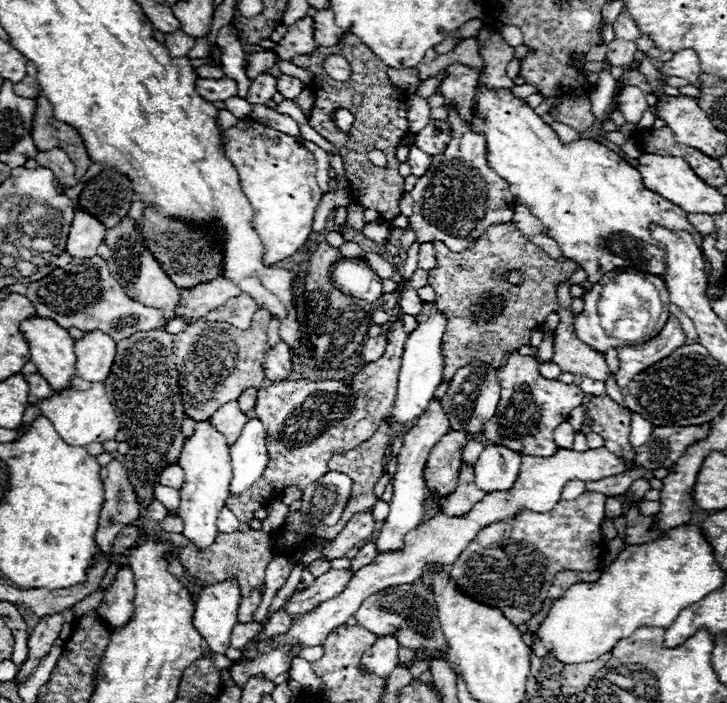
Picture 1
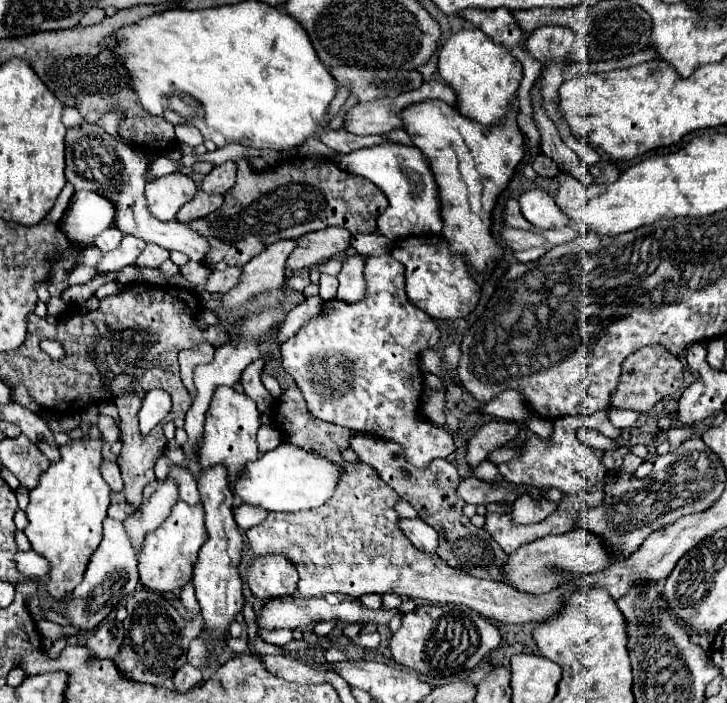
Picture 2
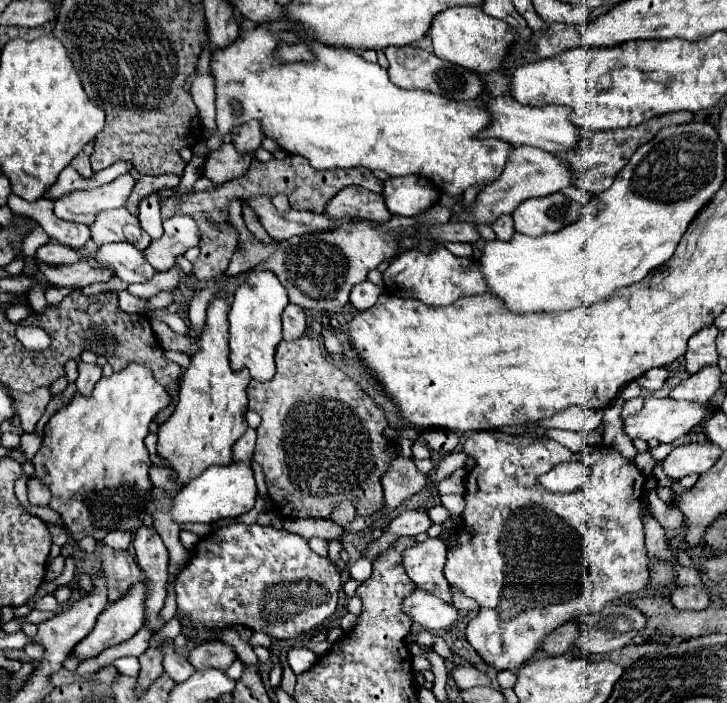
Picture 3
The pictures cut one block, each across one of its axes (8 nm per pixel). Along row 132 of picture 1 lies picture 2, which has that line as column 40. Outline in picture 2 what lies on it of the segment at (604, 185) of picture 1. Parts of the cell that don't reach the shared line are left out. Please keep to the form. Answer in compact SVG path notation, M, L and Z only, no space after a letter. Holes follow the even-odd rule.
M92 438L74 440L68 446L60 446L62 460L58 464L50 464L50 468L42 474L40 484L30 492L30 504L26 508L28 526L24 528L24 534L30 540L32 550L50 562L46 590L54 600L64 600L66 594L70 594L82 582L86 564L90 562L90 556L94 554L94 550L102 540L102 522L110 506L110 486L104 482L100 474L100 462L102 462L100 448L102 440L92 440Z

